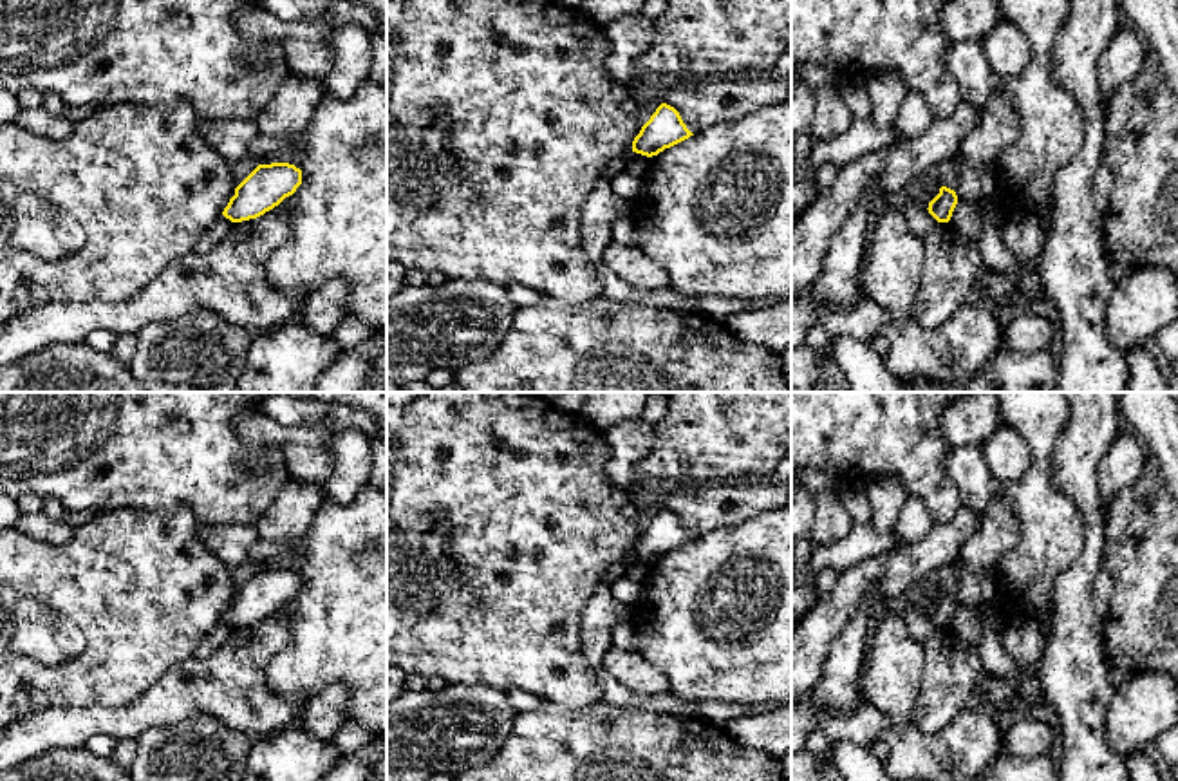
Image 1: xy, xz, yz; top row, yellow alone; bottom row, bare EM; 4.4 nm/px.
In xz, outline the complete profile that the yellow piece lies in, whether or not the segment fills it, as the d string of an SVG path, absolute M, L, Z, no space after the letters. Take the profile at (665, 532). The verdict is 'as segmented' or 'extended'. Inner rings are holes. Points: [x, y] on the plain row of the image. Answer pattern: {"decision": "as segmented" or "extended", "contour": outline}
{"decision": "as segmented", "contour": "M661 508L632 546L632 557L652 562L694 541L679 517Z"}

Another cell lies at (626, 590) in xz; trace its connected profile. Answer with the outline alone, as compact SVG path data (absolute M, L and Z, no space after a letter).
M620 577L616 582L612 582L611 591L620 602L632 606L638 602L641 588L641 582Z

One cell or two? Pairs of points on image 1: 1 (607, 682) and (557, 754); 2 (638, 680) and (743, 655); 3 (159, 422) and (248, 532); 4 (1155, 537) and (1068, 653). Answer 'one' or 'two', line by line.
1: two
2: two
3: two
4: two

